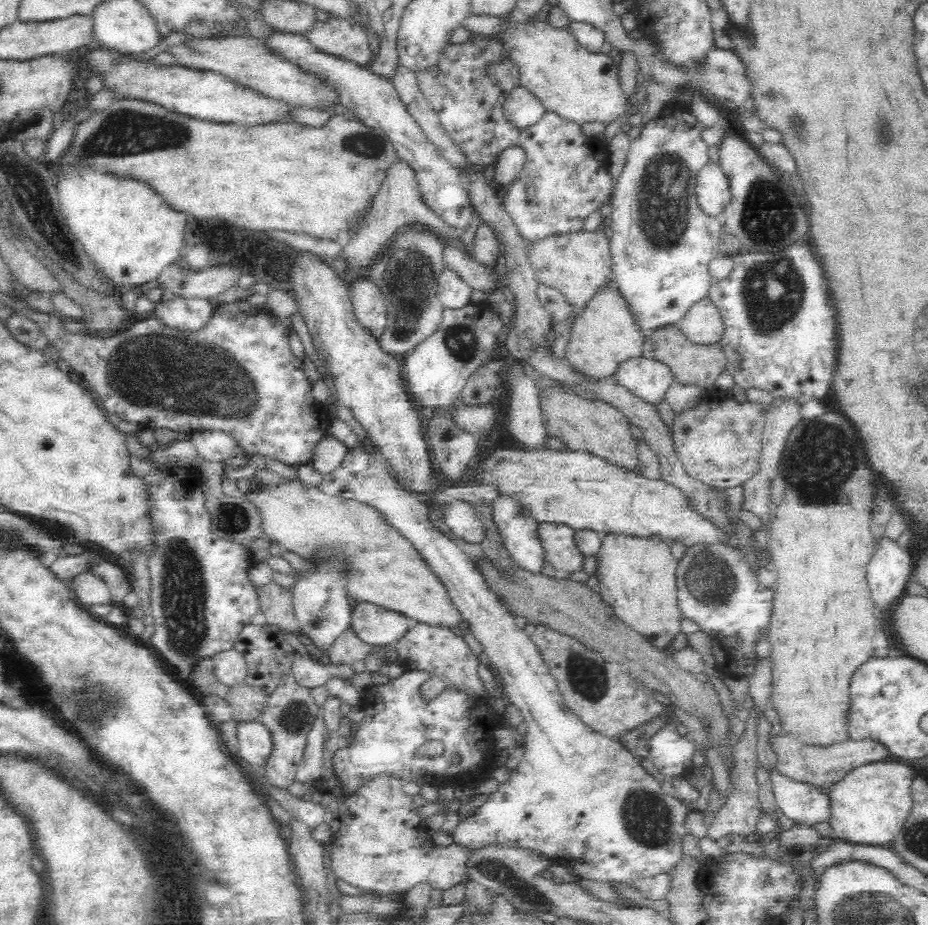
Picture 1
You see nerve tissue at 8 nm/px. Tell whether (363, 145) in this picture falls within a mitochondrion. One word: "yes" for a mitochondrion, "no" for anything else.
yes

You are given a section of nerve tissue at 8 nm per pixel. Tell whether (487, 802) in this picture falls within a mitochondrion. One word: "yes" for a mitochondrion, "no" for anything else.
no

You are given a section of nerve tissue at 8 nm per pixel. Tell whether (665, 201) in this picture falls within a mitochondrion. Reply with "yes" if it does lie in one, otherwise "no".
yes

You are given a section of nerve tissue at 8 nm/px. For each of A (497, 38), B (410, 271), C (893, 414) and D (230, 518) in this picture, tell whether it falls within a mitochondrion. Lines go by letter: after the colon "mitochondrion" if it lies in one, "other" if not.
A: other
B: mitochondrion
C: other
D: mitochondrion

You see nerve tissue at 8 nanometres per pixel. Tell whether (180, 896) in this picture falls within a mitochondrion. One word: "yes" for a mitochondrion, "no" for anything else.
yes

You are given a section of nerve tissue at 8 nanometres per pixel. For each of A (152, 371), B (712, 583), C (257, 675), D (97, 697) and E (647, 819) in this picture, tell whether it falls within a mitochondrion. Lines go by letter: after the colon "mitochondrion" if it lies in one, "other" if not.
A: mitochondrion
B: mitochondrion
C: other
D: mitochondrion
E: mitochondrion

